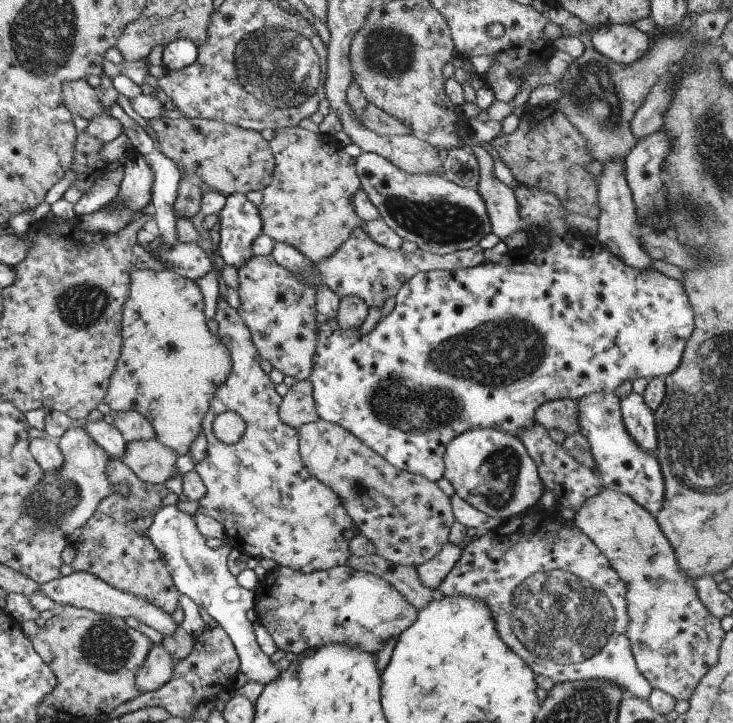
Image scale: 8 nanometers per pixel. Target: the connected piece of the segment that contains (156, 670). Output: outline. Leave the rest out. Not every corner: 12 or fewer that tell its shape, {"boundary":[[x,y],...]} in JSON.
{"boundary":[[153,644],[139,670],[140,693],[161,688],[172,675],[172,656]]}

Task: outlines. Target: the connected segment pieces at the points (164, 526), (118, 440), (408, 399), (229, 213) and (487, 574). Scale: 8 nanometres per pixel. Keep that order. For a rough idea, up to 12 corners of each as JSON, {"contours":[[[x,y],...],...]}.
{"contours":[[[154,514],[145,536],[178,593],[227,633],[246,680],[280,668],[261,651],[254,594],[227,569],[232,549],[209,548],[192,515]],[[85,420],[83,430],[108,460],[125,454],[120,432],[102,420]],[[575,234],[315,322],[312,400],[435,483],[471,428],[666,377],[680,281]],[[244,194],[218,213],[219,256],[245,266],[261,234],[257,207]],[[535,506],[468,539],[435,596],[481,600],[554,684],[647,699],[625,582]]]}

